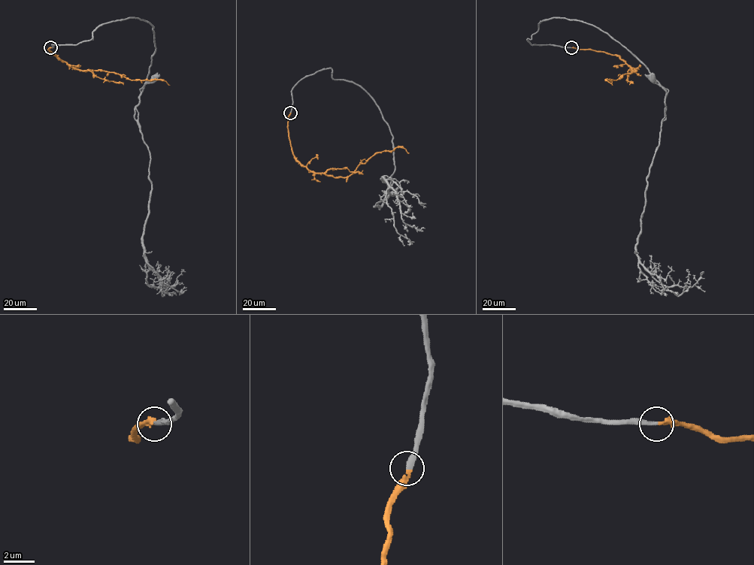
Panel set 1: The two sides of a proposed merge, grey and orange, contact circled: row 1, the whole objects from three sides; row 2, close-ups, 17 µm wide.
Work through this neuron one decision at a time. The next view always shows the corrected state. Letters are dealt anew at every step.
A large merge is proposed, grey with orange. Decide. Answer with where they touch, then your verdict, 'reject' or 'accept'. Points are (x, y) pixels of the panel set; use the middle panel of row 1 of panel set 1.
place (290, 113); accept

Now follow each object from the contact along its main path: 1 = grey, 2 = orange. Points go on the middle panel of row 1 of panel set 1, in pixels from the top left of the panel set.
1: (290, 113), (292, 88), (323, 69), (359, 85), (392, 137), (395, 171), (384, 200), (393, 192)
2: (290, 113), (287, 131), (294, 157), (312, 171), (346, 177), (377, 152), (403, 146), (409, 153)

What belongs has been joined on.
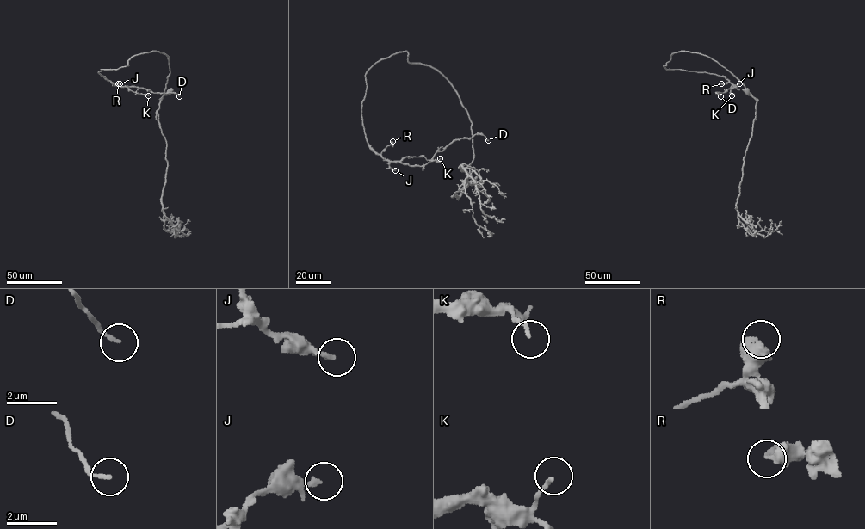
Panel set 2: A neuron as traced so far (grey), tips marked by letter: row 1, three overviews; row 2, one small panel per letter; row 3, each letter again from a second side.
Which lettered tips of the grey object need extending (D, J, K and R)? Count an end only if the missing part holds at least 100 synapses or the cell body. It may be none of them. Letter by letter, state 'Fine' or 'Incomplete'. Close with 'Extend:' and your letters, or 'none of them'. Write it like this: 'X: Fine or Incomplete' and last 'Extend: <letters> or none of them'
D: Fine
J: Fine
K: Fine
R: Fine
Extend: none of them

